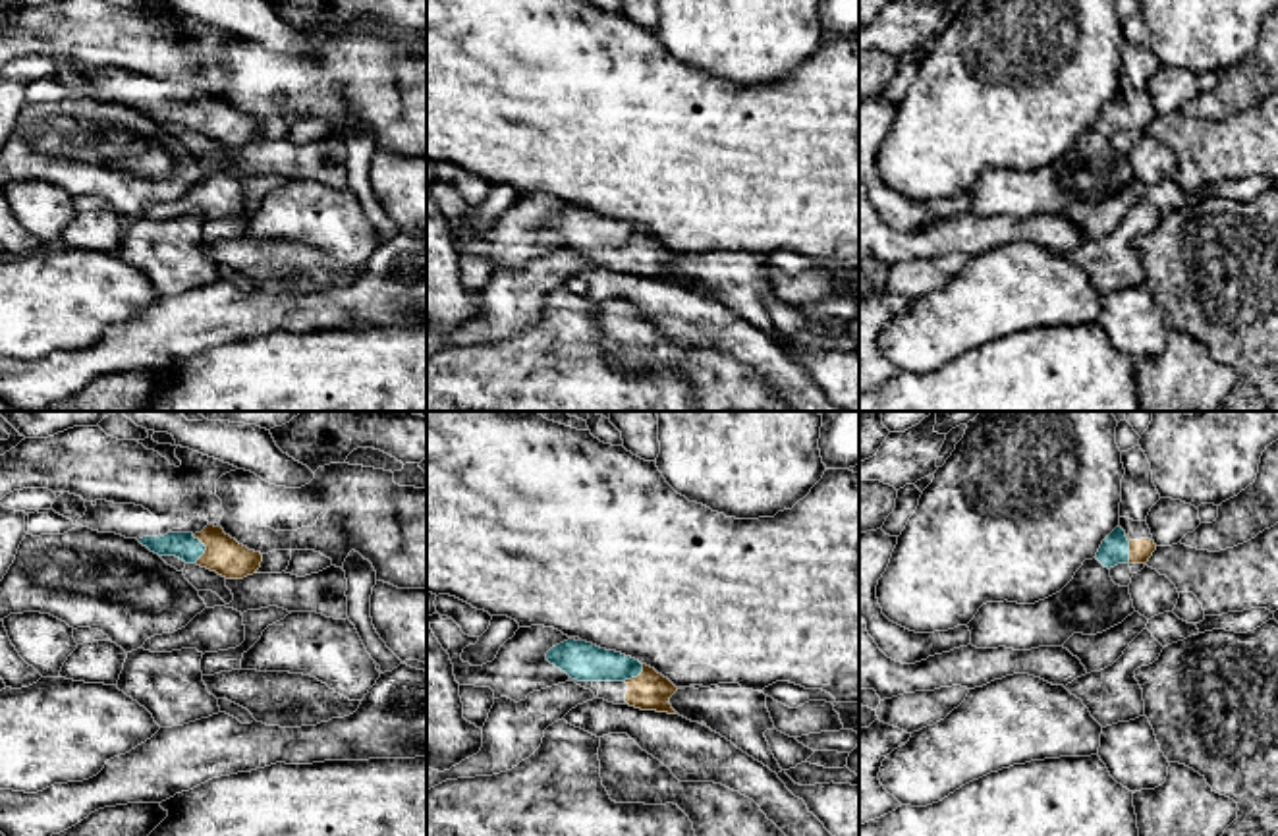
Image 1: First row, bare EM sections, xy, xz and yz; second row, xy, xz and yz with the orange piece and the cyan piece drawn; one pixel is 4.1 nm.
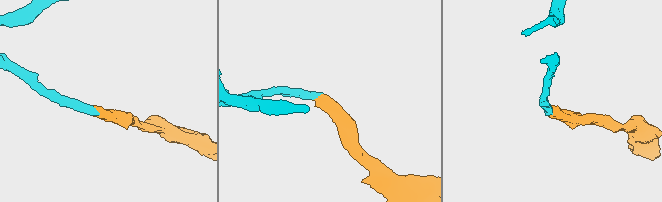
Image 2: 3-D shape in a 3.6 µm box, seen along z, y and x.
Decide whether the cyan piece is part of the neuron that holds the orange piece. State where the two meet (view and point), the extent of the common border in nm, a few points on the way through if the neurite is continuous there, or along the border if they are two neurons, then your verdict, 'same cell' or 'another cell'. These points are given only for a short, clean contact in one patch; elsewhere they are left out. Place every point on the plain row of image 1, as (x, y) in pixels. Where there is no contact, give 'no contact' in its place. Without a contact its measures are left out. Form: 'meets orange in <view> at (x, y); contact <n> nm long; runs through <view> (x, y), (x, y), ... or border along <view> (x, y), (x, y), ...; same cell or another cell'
meets orange in xy at (207, 116); contact 120 nm long; runs through xy (226, 124), (207, 116), (186, 114); same cell

